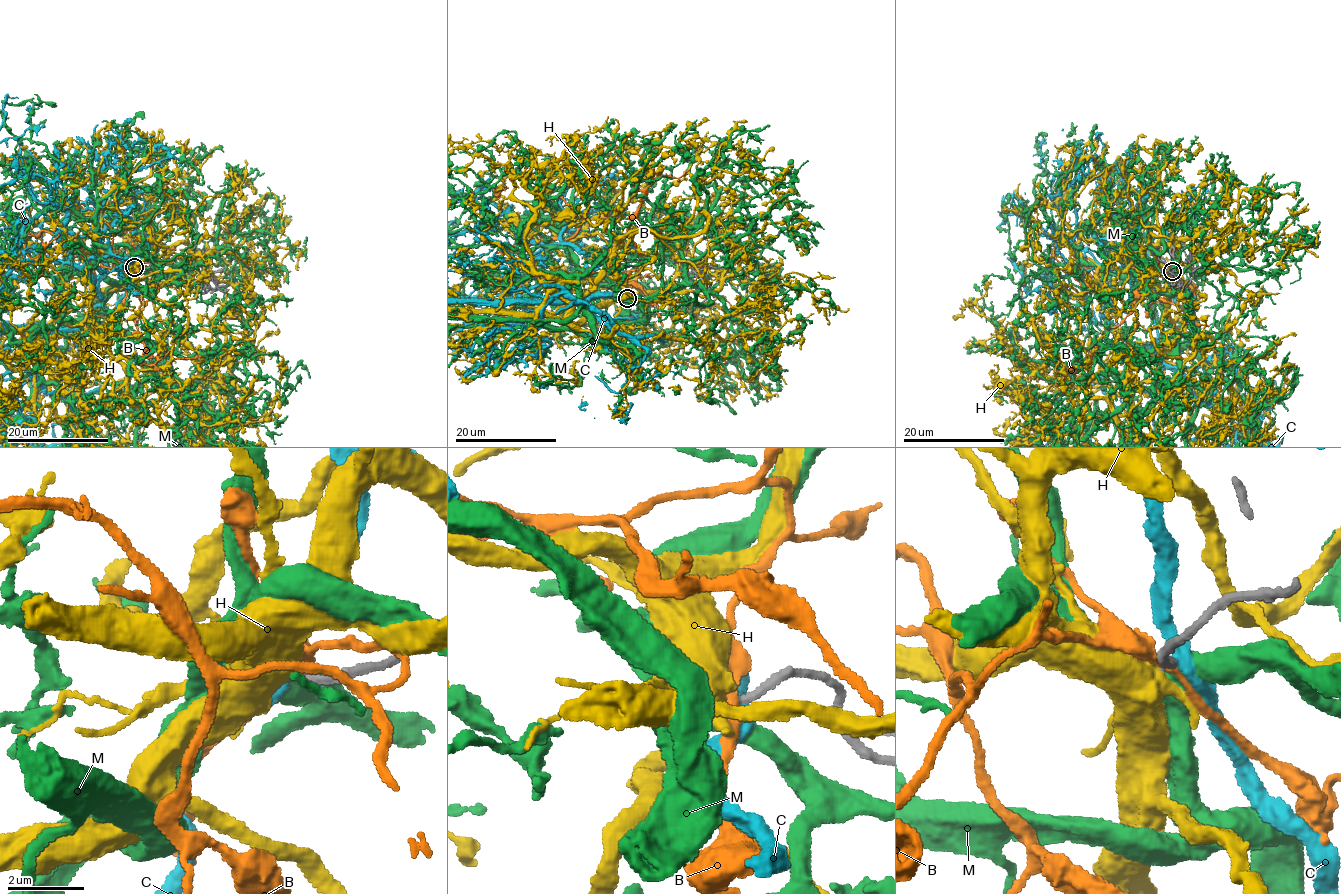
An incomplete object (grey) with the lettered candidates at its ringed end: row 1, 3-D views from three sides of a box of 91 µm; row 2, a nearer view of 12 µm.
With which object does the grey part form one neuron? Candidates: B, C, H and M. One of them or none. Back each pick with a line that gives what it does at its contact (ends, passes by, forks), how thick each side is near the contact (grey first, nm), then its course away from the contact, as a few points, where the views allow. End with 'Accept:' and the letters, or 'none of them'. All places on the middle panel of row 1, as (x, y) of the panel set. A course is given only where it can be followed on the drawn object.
Accept: none of them

